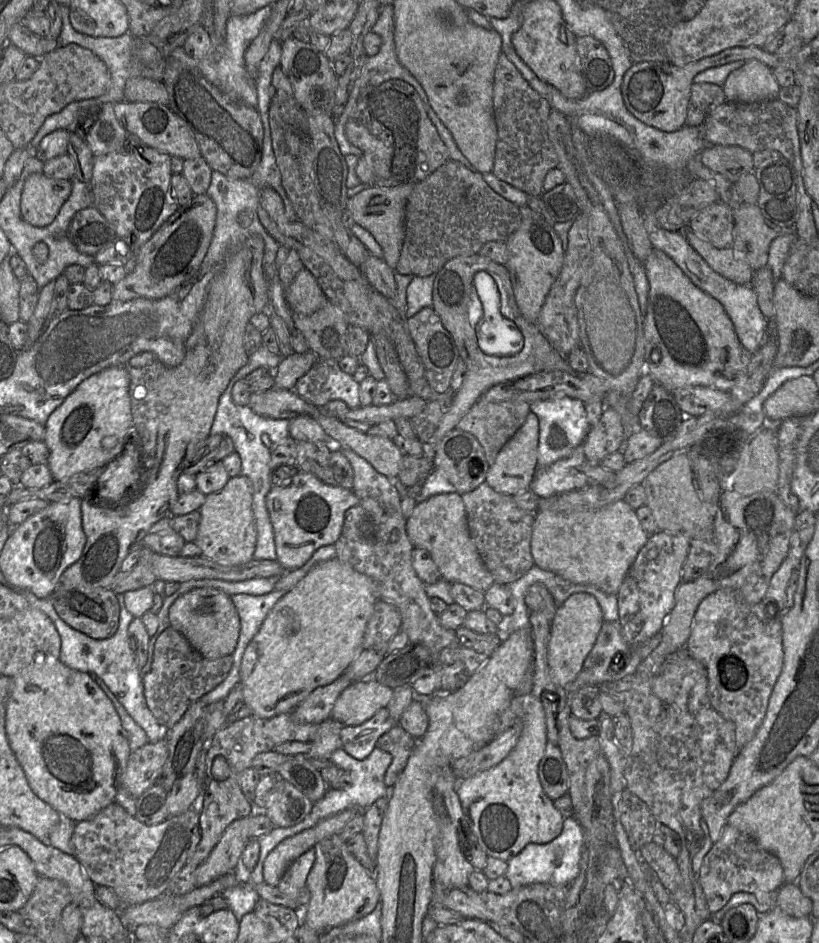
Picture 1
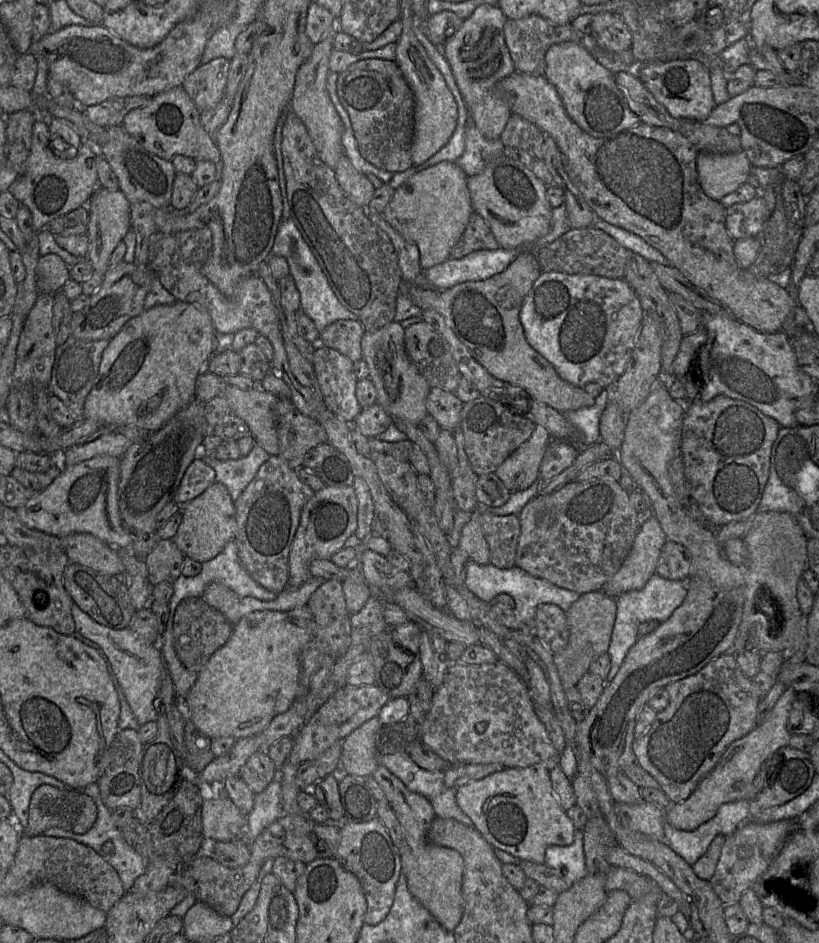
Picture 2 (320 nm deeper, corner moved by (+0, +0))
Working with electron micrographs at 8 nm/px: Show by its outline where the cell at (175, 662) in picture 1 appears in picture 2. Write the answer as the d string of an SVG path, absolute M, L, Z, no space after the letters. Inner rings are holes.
M201 597L184 598L176 608L173 621L173 645L179 660L186 669L198 674L210 657L228 641L233 628L221 612L209 606Z

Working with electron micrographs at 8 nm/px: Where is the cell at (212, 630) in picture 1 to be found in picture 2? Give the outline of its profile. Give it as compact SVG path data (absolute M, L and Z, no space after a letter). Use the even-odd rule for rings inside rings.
M214 581L208 584L201 598L209 606L221 612L224 617L234 626L240 619L241 598L226 585Z

